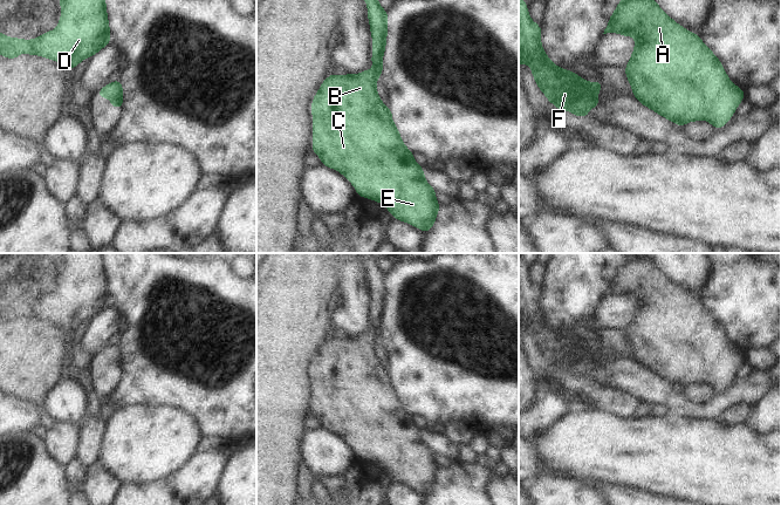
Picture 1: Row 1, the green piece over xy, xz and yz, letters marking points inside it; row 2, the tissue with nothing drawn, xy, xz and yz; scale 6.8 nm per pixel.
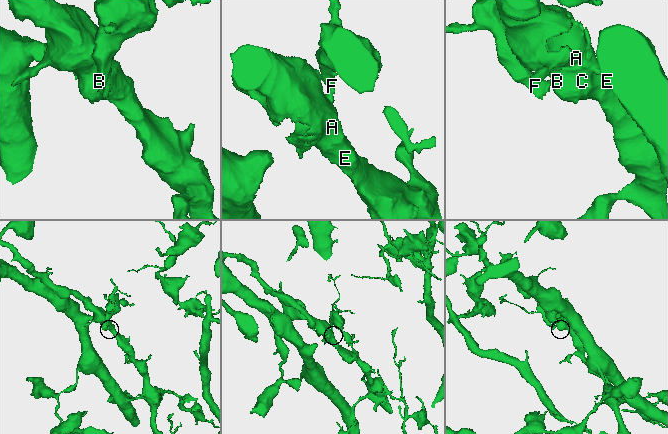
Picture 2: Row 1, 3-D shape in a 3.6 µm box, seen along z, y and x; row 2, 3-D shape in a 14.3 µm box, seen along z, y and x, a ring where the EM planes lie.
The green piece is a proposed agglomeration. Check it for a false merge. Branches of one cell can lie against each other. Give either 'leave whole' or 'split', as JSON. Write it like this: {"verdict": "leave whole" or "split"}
{"verdict": "split"}

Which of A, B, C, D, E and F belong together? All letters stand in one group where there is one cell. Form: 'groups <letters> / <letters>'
groups A B C D E / F

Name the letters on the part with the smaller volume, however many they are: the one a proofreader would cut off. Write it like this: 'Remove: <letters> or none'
Remove: F

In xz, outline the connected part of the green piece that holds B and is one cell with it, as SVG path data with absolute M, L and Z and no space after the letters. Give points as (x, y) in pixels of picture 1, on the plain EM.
M376 328L359 336L340 339L330 336L320 348L313 360L310 374L313 376L313 407L322 426L342 436L355 450L358 459L383 466L396 483L407 485L423 494L429 494L440 471L436 462L436 452L426 444L423 429L416 425L413 415L409 412L399 393L392 383L392 375L377 356L377 341L382 330Z

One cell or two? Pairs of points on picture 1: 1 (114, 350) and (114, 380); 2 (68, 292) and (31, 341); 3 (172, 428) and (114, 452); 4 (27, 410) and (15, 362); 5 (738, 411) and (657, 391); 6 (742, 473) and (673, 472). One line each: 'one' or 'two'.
1: one
2: two
3: one
4: two
5: two
6: one

